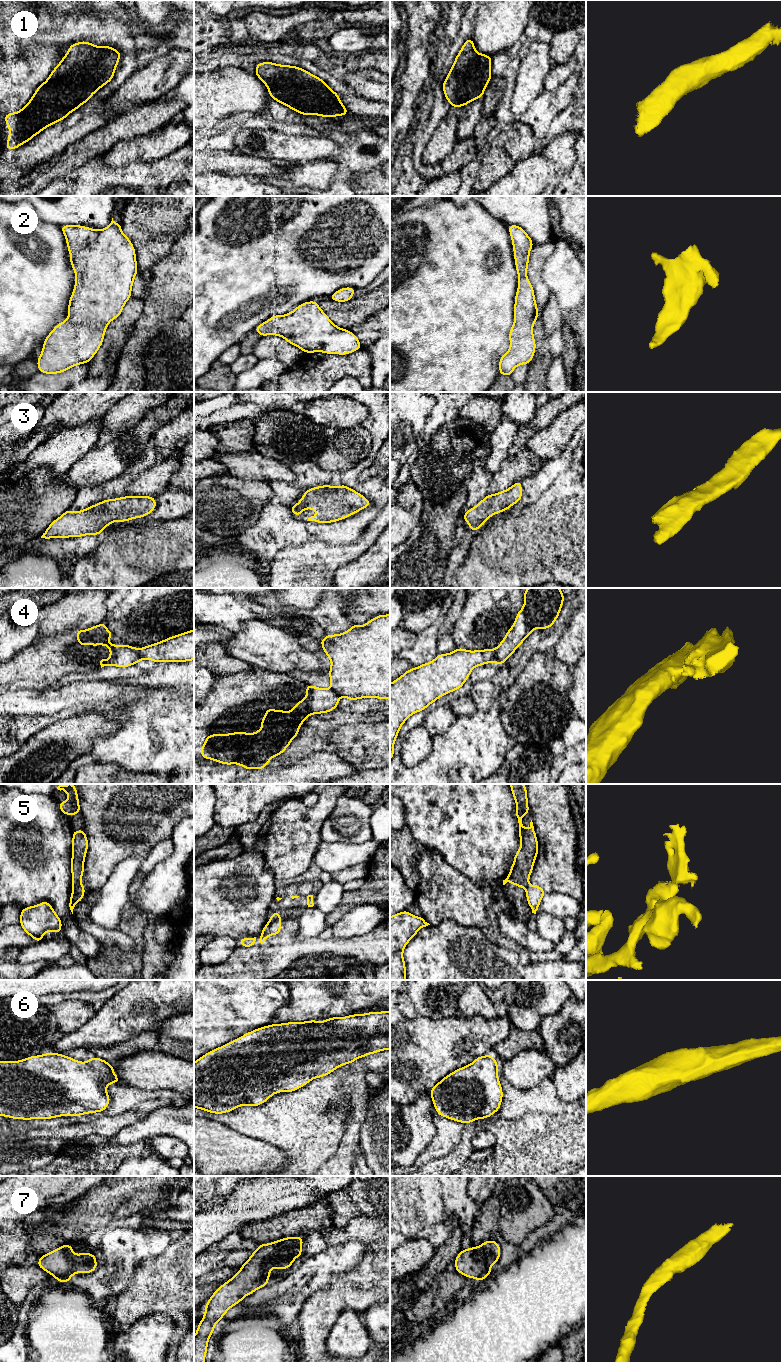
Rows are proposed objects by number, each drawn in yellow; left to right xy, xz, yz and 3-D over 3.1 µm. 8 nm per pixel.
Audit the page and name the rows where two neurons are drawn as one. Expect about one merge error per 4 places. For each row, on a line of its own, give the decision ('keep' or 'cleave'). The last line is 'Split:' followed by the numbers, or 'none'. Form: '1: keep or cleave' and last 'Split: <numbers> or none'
1: keep
2: keep
3: keep
4: cleave
5: cleave
6: keep
7: keep
Split: 4, 5

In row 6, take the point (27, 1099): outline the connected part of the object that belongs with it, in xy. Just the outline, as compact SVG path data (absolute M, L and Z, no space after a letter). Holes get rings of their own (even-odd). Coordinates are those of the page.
M47 1052L18 1061L0 1061L0 1116L45 1120L104 1112L110 1104L106 1087L120 1082L109 1062L93 1056L87 1062L80 1062Z

